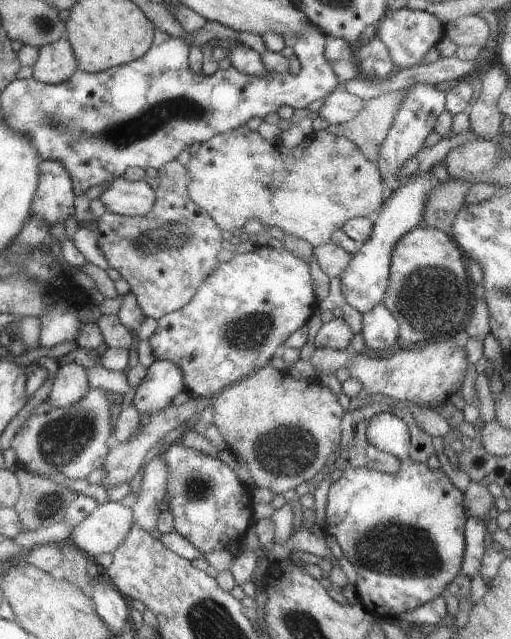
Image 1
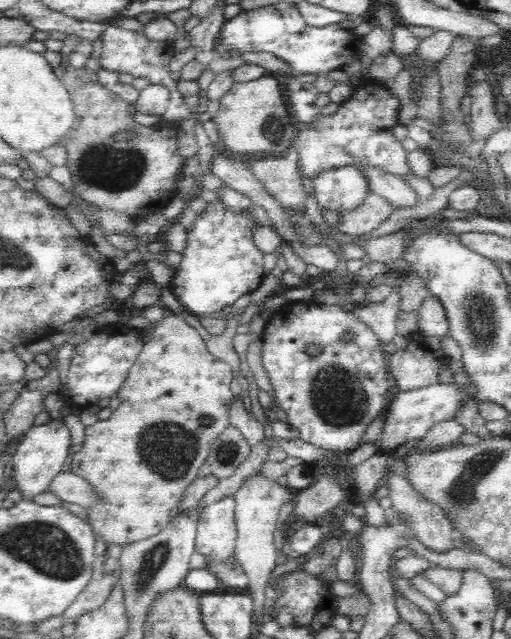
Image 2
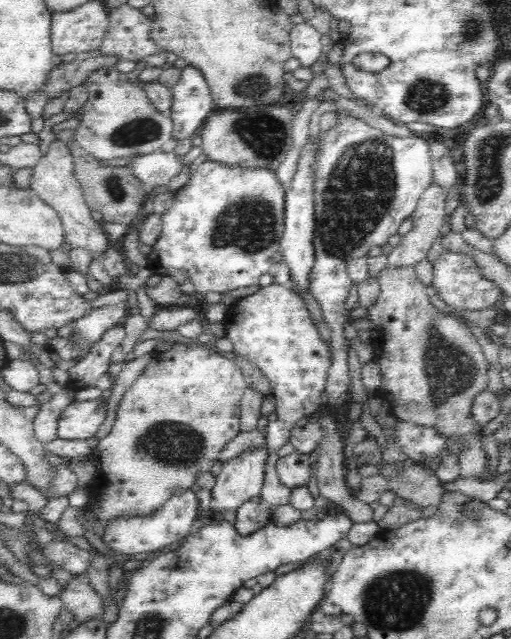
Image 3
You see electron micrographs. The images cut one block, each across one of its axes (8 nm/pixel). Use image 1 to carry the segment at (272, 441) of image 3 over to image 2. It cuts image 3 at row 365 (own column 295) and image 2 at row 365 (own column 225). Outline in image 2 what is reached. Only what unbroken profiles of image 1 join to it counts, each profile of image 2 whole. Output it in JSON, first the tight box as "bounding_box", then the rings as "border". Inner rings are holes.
{"bounding_box":[261,301,392,453],"border":[[[315,301],[298,304],[287,302],[268,315],[268,322],[261,335],[262,365],[274,387],[278,405],[290,419],[289,425],[300,432],[302,441],[335,453],[353,451],[360,444],[362,434],[383,412],[386,393],[392,387],[388,355],[383,350],[383,344],[366,323],[354,313],[344,311],[341,305],[318,304]],[[344,334],[353,334],[355,338],[346,343],[342,339]],[[310,345],[320,345],[321,353],[315,357],[309,356],[305,349]]]}

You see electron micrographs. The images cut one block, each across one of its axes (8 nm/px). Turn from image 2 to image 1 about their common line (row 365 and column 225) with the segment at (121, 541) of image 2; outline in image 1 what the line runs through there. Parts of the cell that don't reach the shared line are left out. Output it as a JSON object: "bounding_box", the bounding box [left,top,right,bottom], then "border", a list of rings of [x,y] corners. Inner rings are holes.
{"bounding_box":[185,126,385,248],"border":[[[247,126],[239,127],[230,133],[223,133],[215,135],[213,138],[206,140],[201,144],[202,147],[196,154],[192,155],[190,162],[185,166],[187,169],[188,193],[190,199],[196,202],[197,206],[200,206],[210,217],[214,220],[214,223],[222,228],[232,231],[235,228],[242,228],[242,226],[250,219],[259,219],[265,226],[266,230],[274,226],[282,228],[285,234],[296,236],[308,241],[314,248],[327,244],[331,241],[331,235],[337,230],[342,228],[344,224],[355,217],[368,217],[372,218],[385,202],[385,185],[381,176],[381,171],[378,169],[376,161],[370,161],[366,159],[362,152],[350,141],[343,137],[334,135],[334,132],[330,128],[324,131],[316,131],[309,138],[304,140],[302,146],[297,148],[286,149],[280,141],[268,142],[264,140],[257,131],[250,130]]]}

